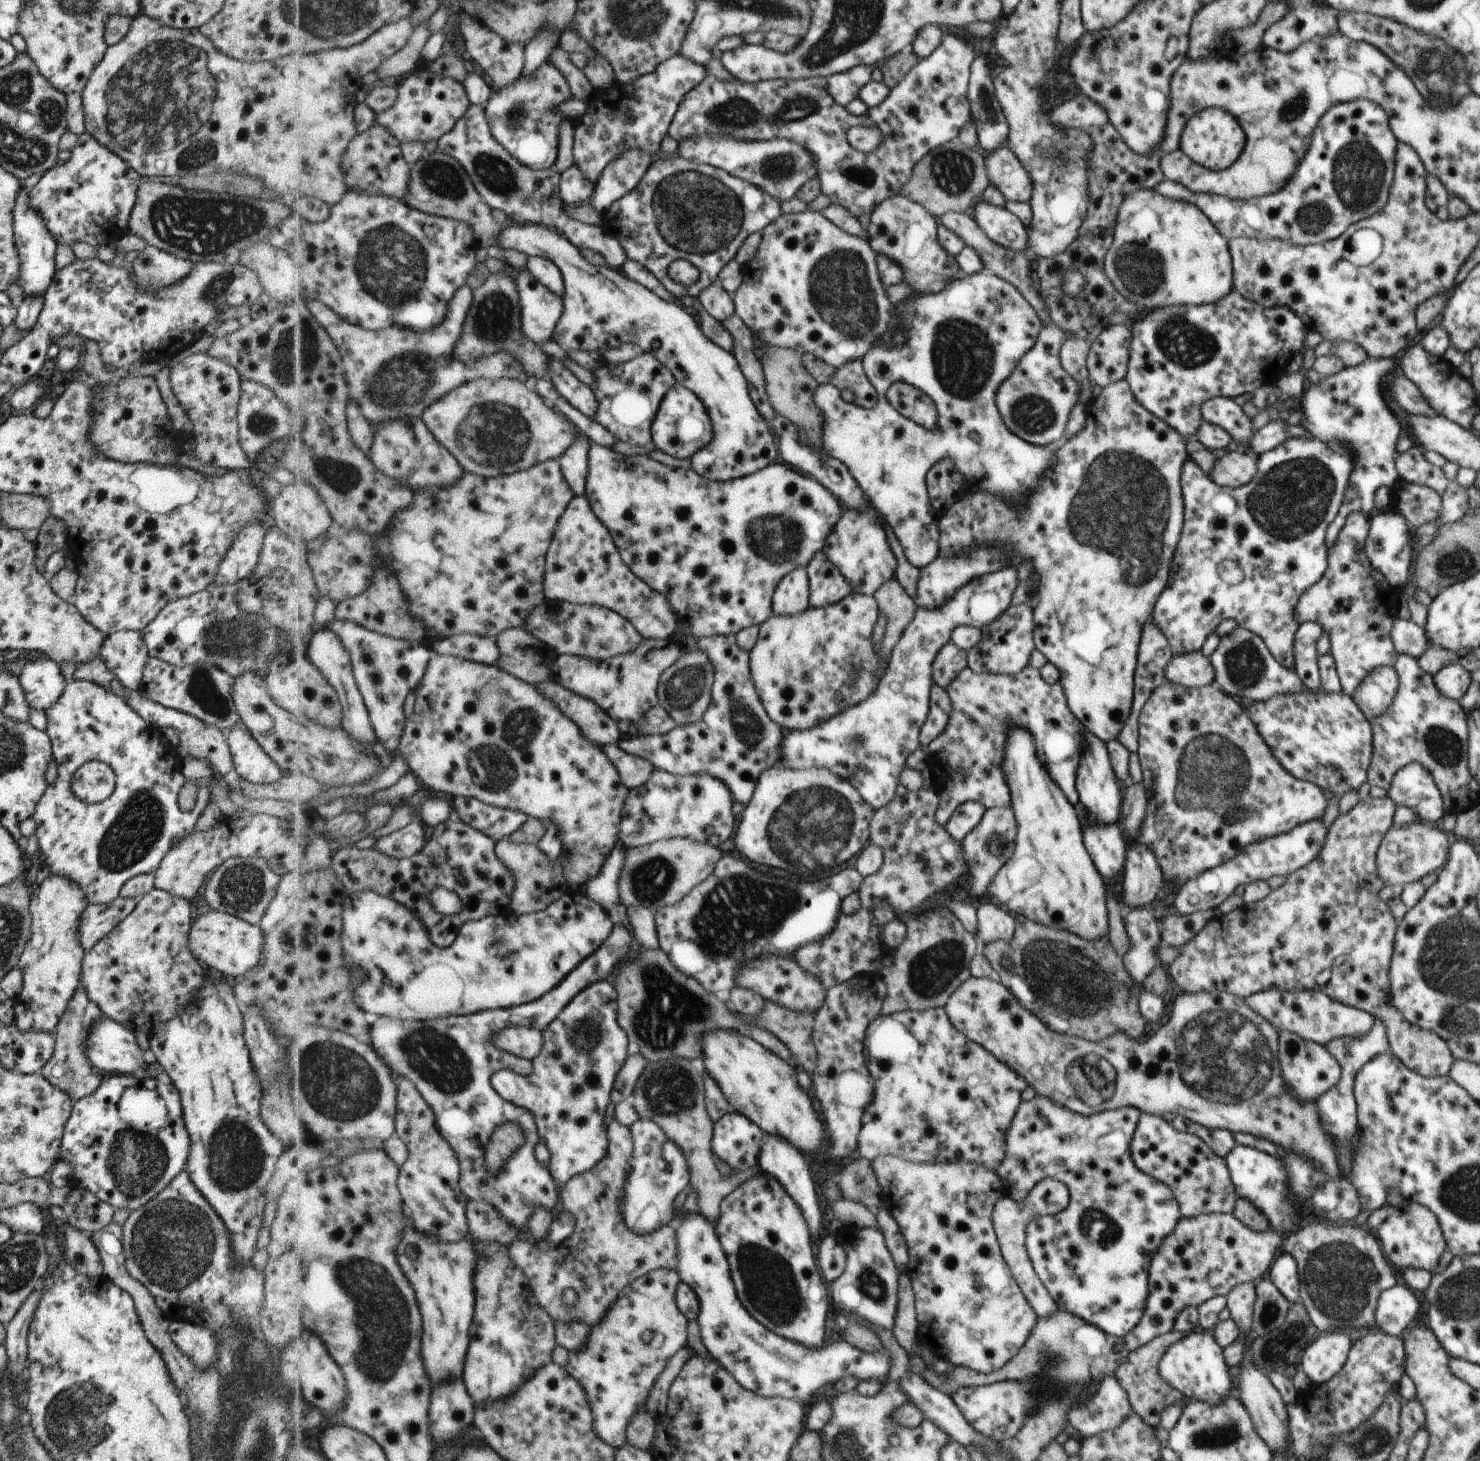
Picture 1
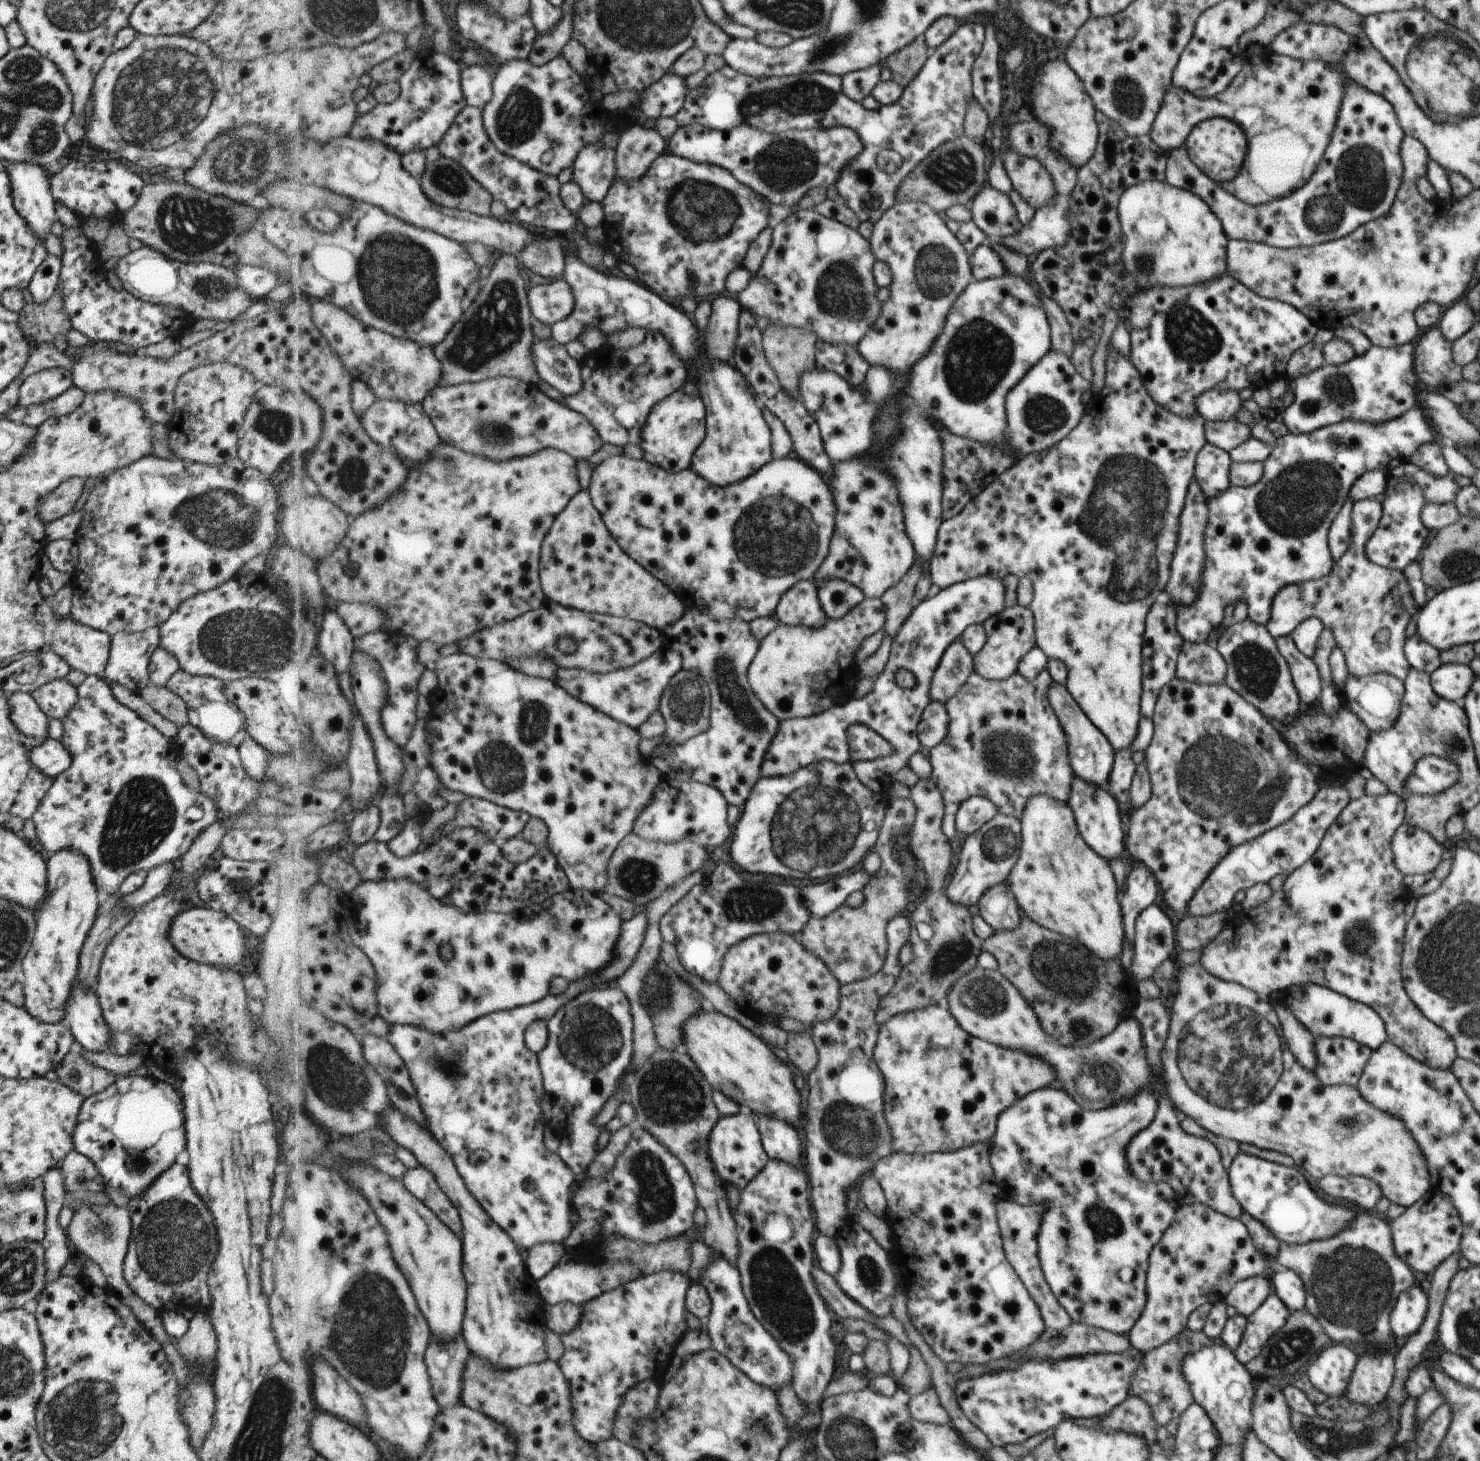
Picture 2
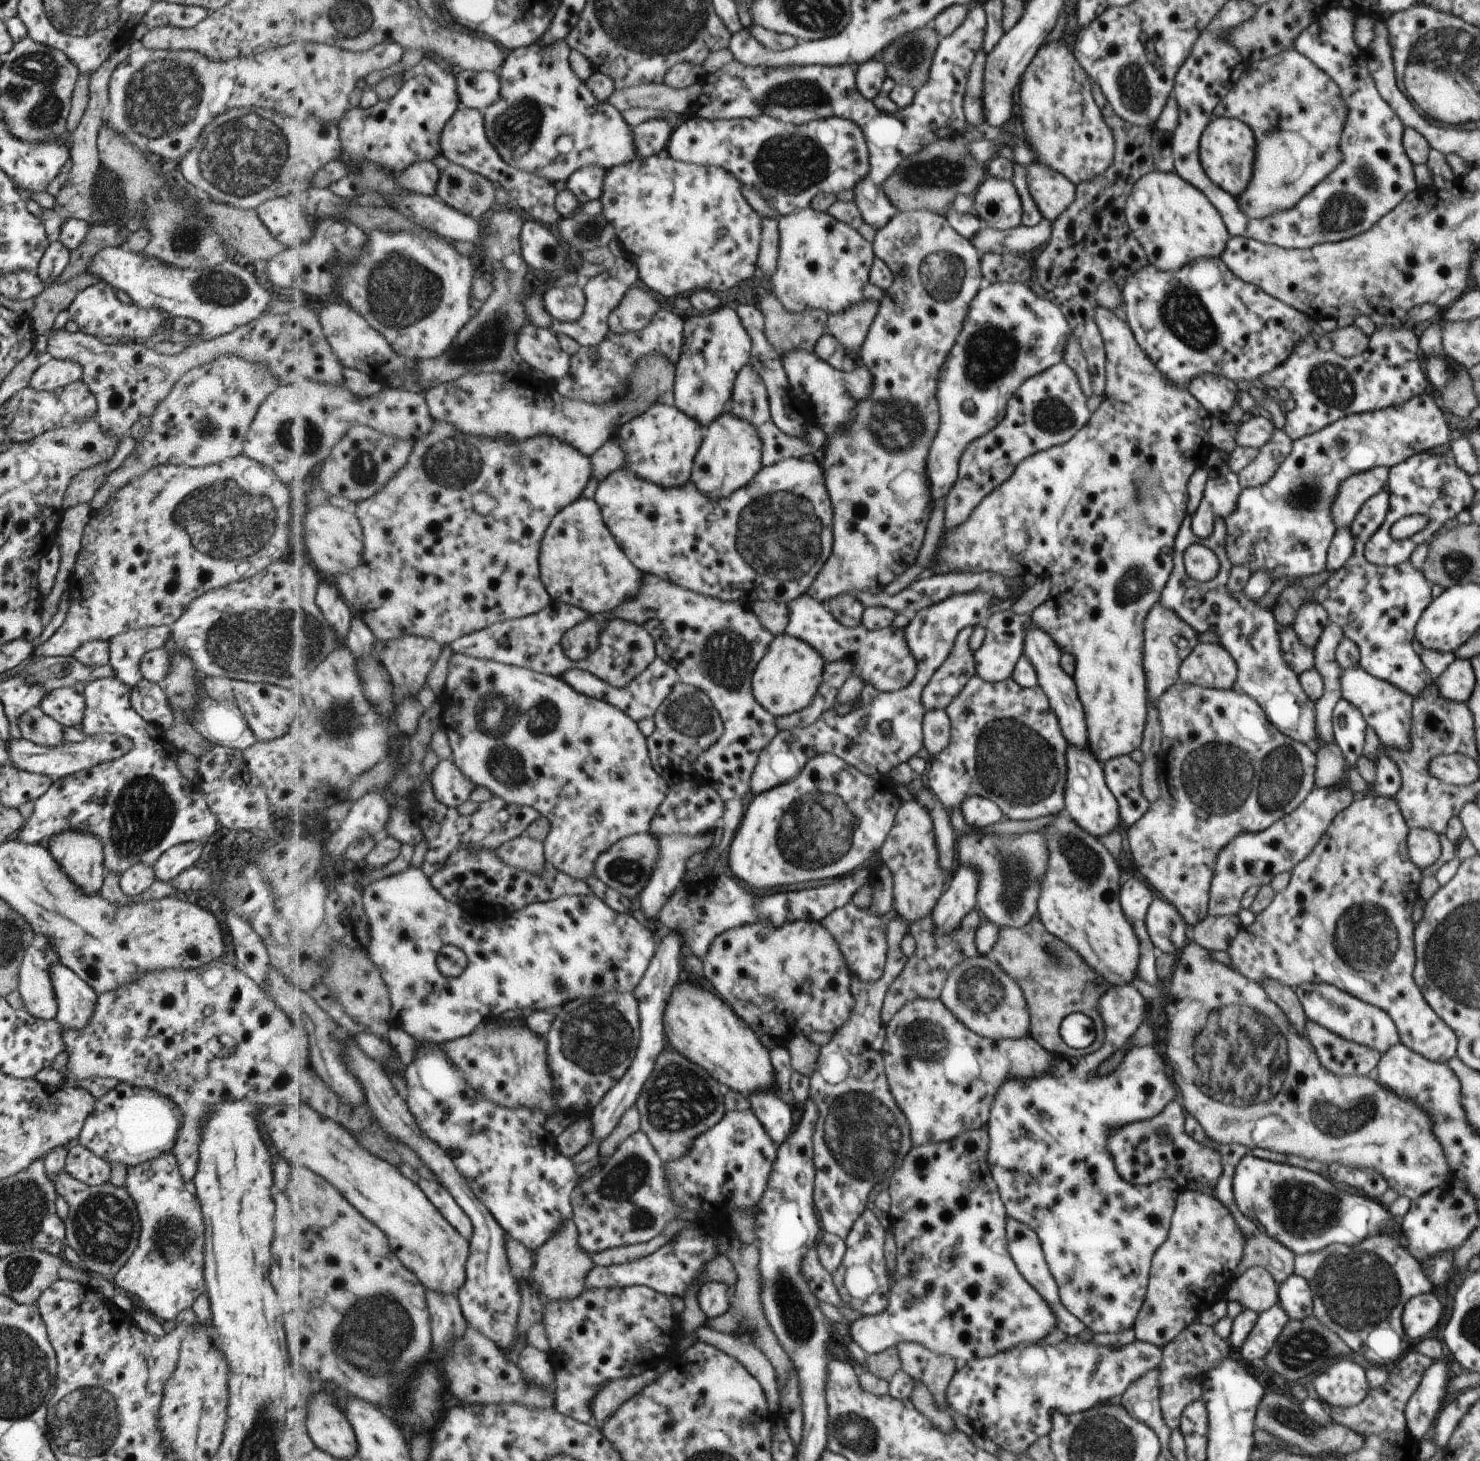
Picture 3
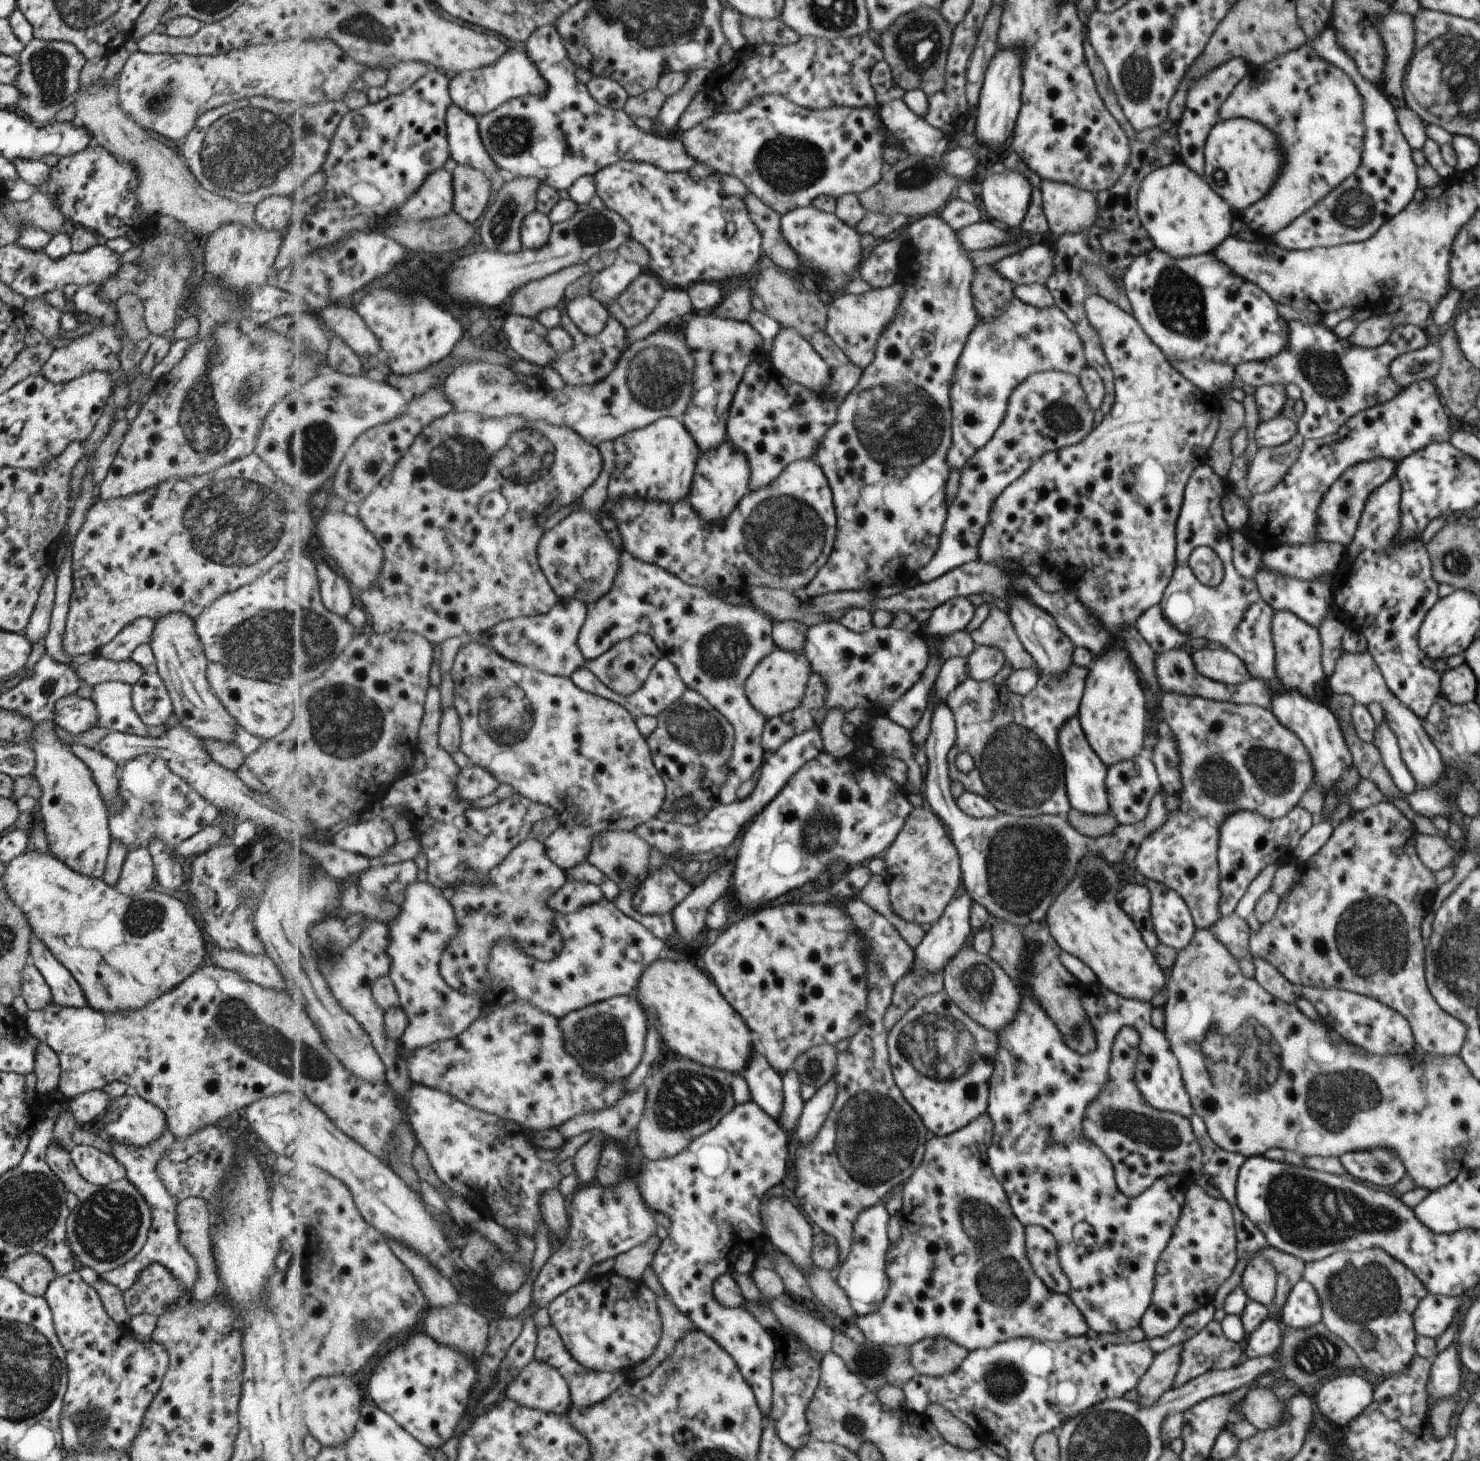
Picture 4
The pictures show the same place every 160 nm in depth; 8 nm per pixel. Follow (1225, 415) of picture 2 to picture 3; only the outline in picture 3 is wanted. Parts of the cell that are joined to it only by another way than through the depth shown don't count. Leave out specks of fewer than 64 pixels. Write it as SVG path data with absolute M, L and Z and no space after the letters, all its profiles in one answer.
M1204 376L1193 379L1186 390L1200 402L1211 417L1225 418L1233 408L1235 400L1235 383L1220 376Z

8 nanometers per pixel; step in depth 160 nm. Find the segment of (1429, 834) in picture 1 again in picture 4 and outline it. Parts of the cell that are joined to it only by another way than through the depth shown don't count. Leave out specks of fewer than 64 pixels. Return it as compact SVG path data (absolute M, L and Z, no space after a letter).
M1415 833L1415 848L1417 857L1429 871L1438 871L1445 866L1451 866L1453 848L1437 835Z

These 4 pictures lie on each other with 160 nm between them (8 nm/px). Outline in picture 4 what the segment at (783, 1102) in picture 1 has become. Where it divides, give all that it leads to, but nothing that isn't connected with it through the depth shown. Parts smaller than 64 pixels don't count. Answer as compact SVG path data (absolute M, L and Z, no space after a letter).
M661 958L644 973L639 984L640 1004L662 1041L677 1054L704 1066L741 1074L753 1060L757 1040L744 1017L728 1002L720 988L693 960Z

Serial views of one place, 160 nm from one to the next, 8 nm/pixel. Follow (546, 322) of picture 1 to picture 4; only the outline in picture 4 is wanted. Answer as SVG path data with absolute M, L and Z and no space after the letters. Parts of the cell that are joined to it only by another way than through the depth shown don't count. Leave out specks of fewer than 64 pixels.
M591 295L567 300L567 314L585 335L598 336L613 319L608 308Z

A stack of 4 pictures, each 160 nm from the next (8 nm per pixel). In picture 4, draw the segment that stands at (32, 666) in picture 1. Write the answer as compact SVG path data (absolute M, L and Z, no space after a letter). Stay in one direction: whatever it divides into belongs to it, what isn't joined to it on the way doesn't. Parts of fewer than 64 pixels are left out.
M66 695L53 704L53 722L71 736L83 734L96 726L97 712L90 699Z

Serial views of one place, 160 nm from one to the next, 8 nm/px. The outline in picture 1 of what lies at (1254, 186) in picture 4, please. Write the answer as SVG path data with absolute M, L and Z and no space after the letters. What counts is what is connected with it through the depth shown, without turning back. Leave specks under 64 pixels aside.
M1209 107L1193 115L1181 131L1178 148L1191 162L1212 171L1220 171L1231 166L1240 156L1245 144L1244 132L1235 118L1223 109Z

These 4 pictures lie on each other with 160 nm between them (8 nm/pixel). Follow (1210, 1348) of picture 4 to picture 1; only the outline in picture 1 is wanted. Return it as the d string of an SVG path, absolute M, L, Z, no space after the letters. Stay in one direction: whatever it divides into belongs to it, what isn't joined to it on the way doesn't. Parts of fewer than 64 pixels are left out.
M1169 1331L1164 1335L1156 1336L1143 1347L1128 1351L1123 1363L1116 1368L1113 1376L1117 1379L1119 1386L1127 1393L1131 1405L1131 1412L1137 1413L1148 1425L1156 1427L1160 1421L1161 1411L1169 1405L1179 1405L1182 1396L1176 1388L1173 1388L1167 1381L1163 1381L1158 1375L1158 1362L1160 1356L1171 1346L1181 1341L1185 1333Z

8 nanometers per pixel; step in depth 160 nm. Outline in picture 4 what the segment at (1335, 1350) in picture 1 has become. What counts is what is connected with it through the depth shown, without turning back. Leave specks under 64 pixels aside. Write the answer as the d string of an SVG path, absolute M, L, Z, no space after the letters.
M1344 1372L1321 1385L1314 1396L1317 1414L1332 1426L1349 1424L1362 1415L1371 1402L1371 1386L1355 1374Z

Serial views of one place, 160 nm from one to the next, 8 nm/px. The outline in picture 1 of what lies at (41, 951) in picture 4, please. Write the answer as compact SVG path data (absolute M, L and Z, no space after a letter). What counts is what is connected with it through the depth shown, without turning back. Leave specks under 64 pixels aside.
M103 1014L96 1020L92 1020L85 1030L83 1048L86 1050L89 1062L103 1075L110 1073L146 1076L148 1063L143 1058L145 1052L137 1047L134 1034L123 1024L111 1020Z

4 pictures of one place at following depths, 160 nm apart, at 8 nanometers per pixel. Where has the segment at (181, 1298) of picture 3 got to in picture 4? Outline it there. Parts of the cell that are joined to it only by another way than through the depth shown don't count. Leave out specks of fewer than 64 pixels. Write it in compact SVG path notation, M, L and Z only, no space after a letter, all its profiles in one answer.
M165 1129L163 1136L159 1136L153 1144L149 1146L141 1146L141 1148L135 1148L134 1146L125 1146L125 1144L117 1144L117 1142L110 1142L111 1152L113 1157L121 1164L123 1170L125 1170L125 1180L133 1186L141 1194L141 1198L145 1200L145 1204L149 1206L151 1210L150 1226L146 1235L145 1243L136 1256L133 1256L132 1260L129 1260L124 1266L120 1268L115 1268L109 1273L105 1273L101 1276L106 1282L115 1286L121 1293L123 1293L127 1288L131 1288L139 1276L149 1264L161 1264L161 1268L165 1268L169 1272L169 1276L173 1276L173 1280L177 1280L177 1284L181 1284L183 1288L184 1299L180 1301L186 1302L190 1300L190 1292L197 1280L197 1262L195 1258L191 1256L183 1244L179 1241L179 1232L177 1231L177 1210L176 1206L178 1204L177 1198L171 1196L159 1176L157 1176L157 1164L161 1160L161 1156L165 1156L165 1152L169 1150L169 1146L173 1144L174 1138L171 1136L171 1132Z

